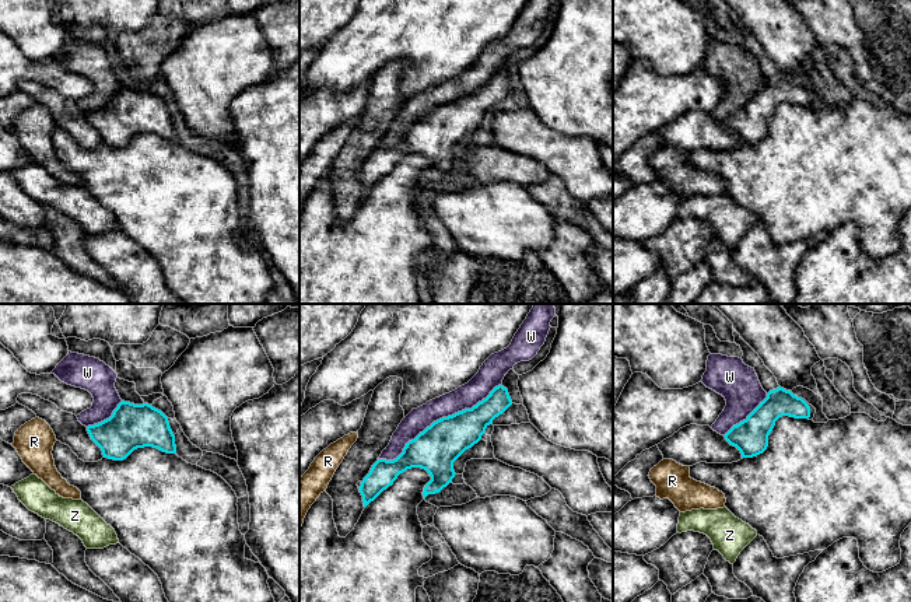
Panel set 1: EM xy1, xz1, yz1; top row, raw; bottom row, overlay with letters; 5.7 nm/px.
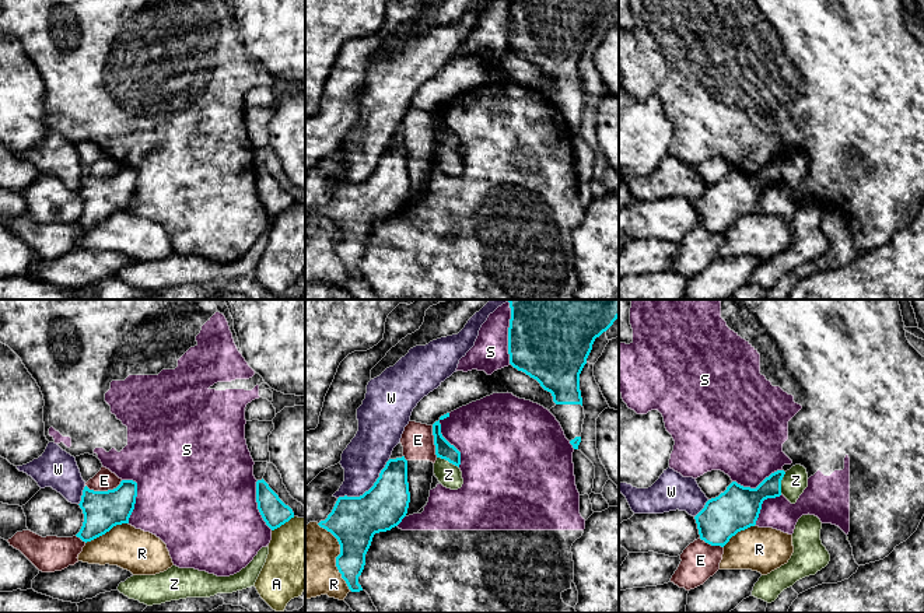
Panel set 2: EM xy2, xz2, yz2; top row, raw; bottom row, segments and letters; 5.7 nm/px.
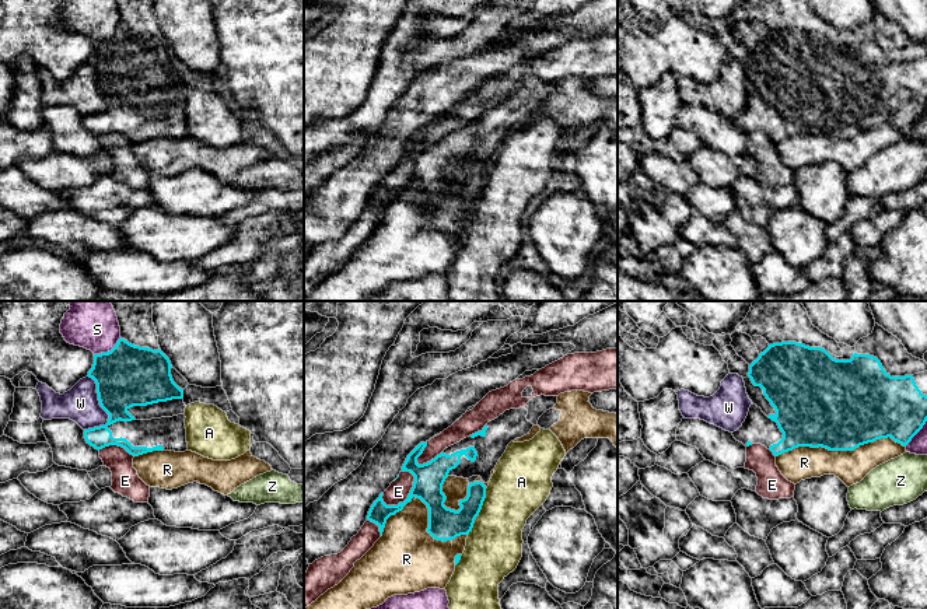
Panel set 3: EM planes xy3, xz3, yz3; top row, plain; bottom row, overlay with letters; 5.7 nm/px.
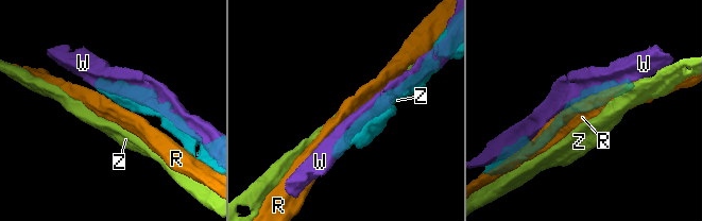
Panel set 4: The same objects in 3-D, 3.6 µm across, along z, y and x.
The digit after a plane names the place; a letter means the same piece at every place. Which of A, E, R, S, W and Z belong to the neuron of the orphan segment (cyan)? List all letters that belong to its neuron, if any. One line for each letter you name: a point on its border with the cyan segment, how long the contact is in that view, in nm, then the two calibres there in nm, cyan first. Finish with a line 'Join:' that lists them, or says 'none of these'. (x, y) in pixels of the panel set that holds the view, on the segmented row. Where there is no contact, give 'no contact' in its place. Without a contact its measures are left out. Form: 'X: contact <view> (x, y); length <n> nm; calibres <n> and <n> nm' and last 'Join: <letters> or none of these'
Join: none of these

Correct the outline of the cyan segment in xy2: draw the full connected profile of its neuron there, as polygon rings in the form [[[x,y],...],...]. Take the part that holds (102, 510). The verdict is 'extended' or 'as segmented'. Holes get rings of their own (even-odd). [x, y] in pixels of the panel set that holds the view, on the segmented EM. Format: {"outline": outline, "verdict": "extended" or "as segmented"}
{"outline": [[[122,480],[116,488],[108,491],[94,491],[85,486],[78,504],[84,522],[76,536],[87,543],[116,525],[129,523],[136,497],[137,483],[133,480]]], "verdict": "as segmented"}

